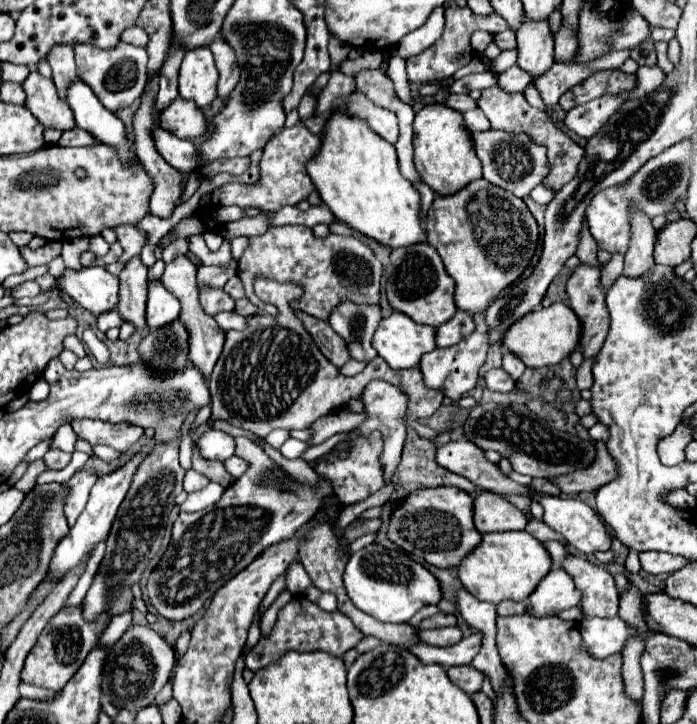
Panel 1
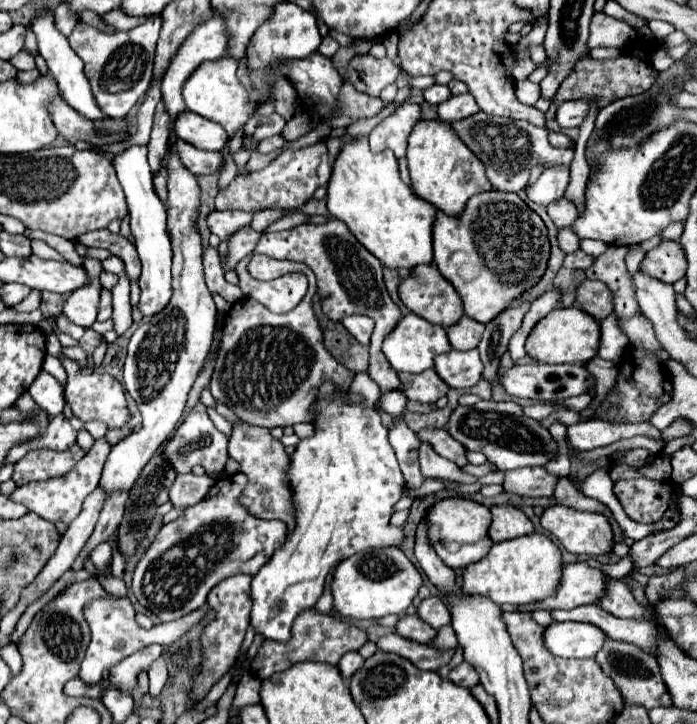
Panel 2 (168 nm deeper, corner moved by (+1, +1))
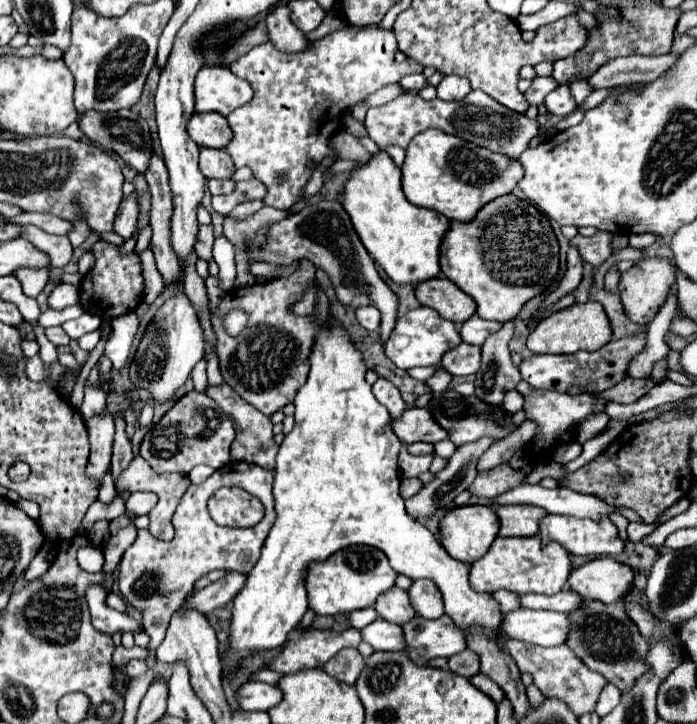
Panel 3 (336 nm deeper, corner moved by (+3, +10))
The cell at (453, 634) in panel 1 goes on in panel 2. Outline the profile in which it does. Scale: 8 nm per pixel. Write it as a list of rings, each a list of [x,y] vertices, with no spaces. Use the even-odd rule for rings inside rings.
[[[409,614],[409,616],[403,616],[397,622],[397,634],[403,636],[403,638],[421,642],[421,644],[429,644],[429,642],[435,640],[437,630],[427,626],[427,624],[423,624],[423,620],[419,620],[417,614]]]

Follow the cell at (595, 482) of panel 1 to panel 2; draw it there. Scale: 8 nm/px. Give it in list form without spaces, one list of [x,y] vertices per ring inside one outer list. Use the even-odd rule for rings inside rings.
[[[519,468],[505,472],[503,488],[519,496],[553,496],[559,476],[549,474],[545,468]]]

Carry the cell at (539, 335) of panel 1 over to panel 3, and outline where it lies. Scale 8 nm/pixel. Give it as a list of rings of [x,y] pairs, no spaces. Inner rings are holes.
[[[597,301],[587,303],[575,303],[567,309],[561,309],[557,313],[551,313],[547,319],[543,319],[529,335],[527,347],[533,353],[577,353],[581,349],[585,351],[597,351],[603,345],[607,345],[613,337],[611,323],[605,315],[605,309]]]

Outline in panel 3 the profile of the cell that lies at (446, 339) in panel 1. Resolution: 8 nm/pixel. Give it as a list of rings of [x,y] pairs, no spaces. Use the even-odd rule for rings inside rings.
[[[473,315],[469,321],[465,321],[461,325],[461,337],[463,337],[465,343],[471,343],[471,345],[479,345],[481,347],[485,343],[485,339],[491,333],[499,331],[501,327],[503,325],[497,323],[497,321],[487,321],[487,319],[481,319],[481,317]]]

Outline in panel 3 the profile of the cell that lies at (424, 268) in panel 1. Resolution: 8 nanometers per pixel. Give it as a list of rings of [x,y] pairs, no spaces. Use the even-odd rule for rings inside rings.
[[[439,277],[437,281],[425,281],[425,285],[417,285],[415,289],[421,305],[435,309],[443,319],[453,323],[465,323],[475,315],[477,303],[473,297],[463,293],[453,281]]]

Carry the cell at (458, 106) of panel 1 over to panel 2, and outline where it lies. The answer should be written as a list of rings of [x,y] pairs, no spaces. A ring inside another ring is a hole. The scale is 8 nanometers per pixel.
[[[431,86],[431,88],[427,88],[425,92],[423,92],[423,98],[429,102],[429,104],[441,104],[441,102],[445,102],[447,98],[451,98],[453,94],[451,94],[451,90],[447,88],[447,86]]]

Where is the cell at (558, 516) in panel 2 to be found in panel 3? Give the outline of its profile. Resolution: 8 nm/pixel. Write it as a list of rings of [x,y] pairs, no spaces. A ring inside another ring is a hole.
[[[547,515],[541,519],[541,541],[557,541],[573,555],[619,555],[625,549],[625,541],[617,535],[617,527],[611,519],[595,523],[589,519]]]

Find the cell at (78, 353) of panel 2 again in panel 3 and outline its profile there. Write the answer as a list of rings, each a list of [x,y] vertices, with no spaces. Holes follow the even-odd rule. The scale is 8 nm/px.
[[[60,326],[45,329],[45,335],[56,347],[66,346],[70,342],[70,337]]]

